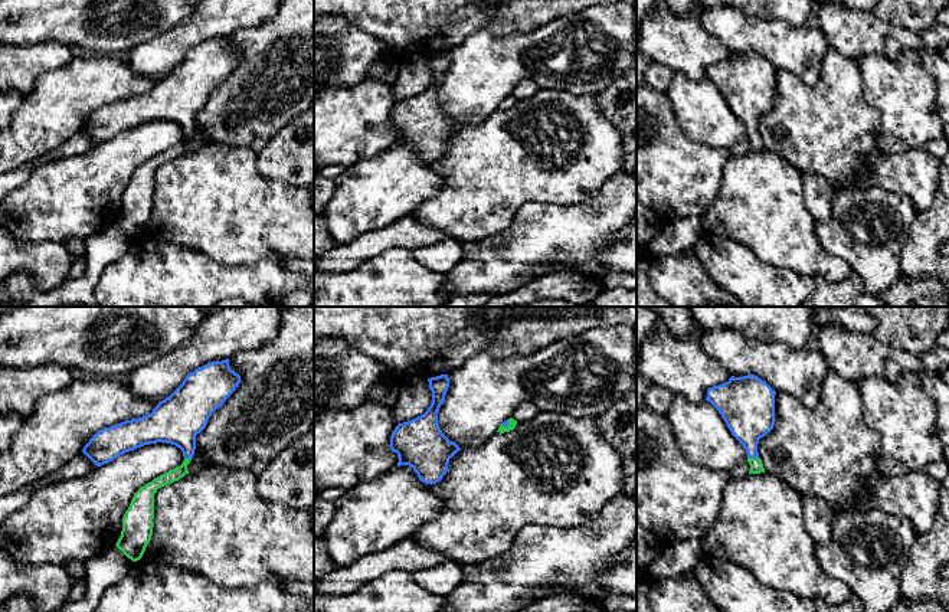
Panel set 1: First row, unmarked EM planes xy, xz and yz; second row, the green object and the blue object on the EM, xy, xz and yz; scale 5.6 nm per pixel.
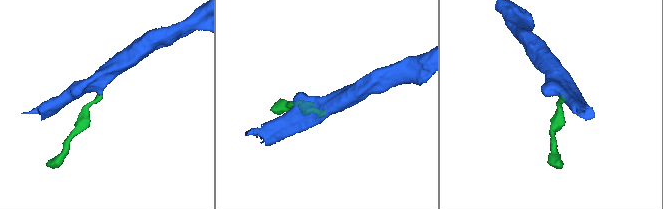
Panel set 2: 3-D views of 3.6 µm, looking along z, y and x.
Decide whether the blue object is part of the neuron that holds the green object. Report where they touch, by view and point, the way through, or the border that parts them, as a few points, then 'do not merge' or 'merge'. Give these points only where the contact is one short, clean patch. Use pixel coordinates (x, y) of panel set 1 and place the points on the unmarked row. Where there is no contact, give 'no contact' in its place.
meets green in yz at (753, 136); runs through yz (756, 144), (753, 136), (749, 120), (749, 91); merge

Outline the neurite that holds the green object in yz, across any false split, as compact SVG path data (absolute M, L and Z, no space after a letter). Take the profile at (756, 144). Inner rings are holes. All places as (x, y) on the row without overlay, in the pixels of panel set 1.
M755 52L732 53L726 60L707 68L710 79L724 96L732 112L743 122L749 151L765 150L757 121L775 102L776 69Z

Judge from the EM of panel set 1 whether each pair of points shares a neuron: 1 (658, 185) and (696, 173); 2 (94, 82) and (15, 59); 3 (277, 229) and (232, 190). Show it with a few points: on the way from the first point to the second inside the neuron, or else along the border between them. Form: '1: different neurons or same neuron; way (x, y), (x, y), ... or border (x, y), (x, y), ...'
1: same neuron; way (667, 177), (683, 177), (687, 174)
2: different neurons; border (74, 58), (61, 68), (46, 71), (29, 94)
3: same neuron; way (265, 218), (259, 218), (244, 202)

